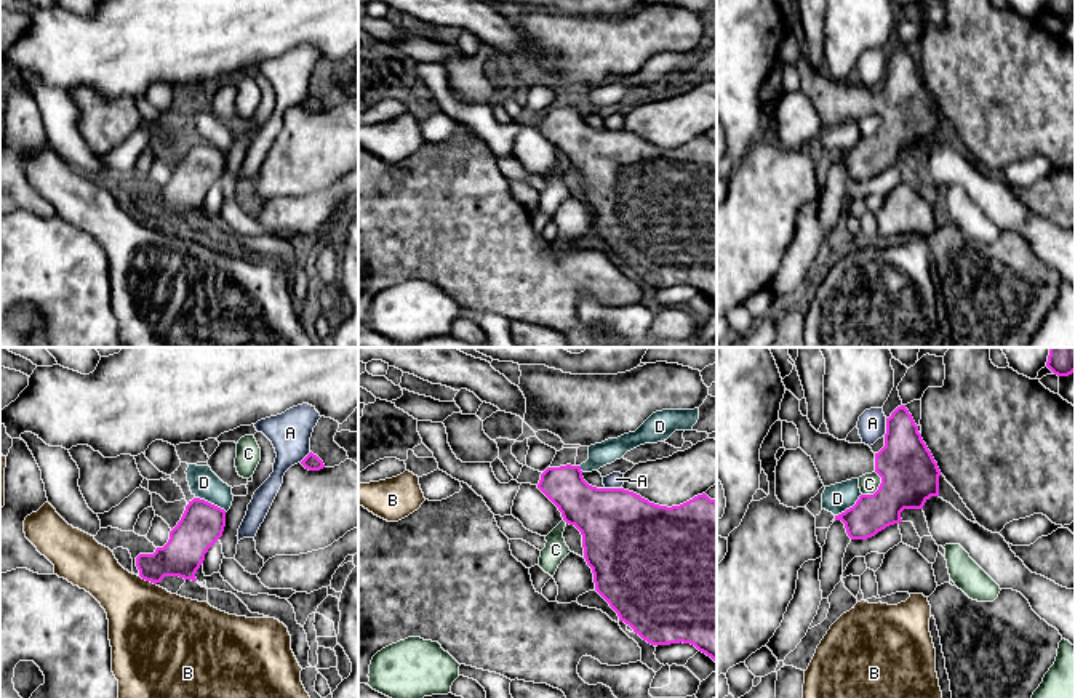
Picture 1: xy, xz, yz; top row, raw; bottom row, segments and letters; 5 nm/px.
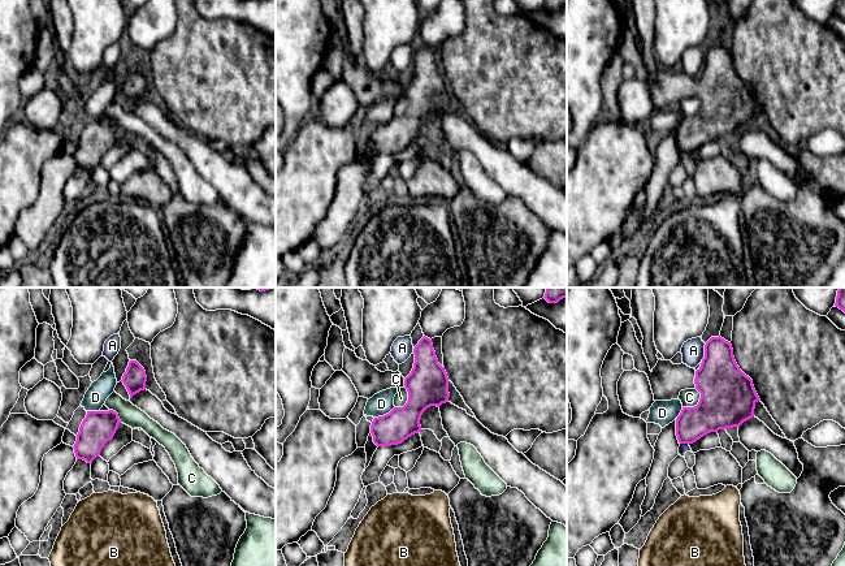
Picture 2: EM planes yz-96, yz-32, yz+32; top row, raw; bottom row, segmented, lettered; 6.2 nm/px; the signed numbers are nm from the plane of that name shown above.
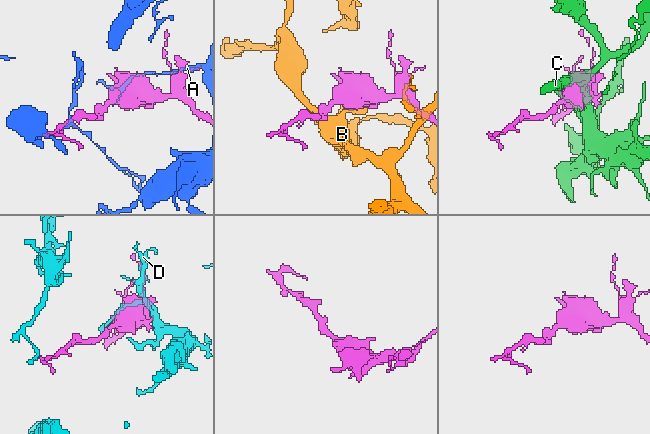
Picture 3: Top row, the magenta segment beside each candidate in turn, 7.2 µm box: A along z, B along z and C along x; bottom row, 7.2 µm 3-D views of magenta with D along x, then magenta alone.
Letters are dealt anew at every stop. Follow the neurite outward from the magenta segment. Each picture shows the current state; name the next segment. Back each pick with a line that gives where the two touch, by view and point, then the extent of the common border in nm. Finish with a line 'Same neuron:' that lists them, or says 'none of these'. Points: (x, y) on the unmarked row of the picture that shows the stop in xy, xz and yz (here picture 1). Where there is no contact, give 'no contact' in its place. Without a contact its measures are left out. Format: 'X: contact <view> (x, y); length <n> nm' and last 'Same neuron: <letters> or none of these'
Same neuron: none of these

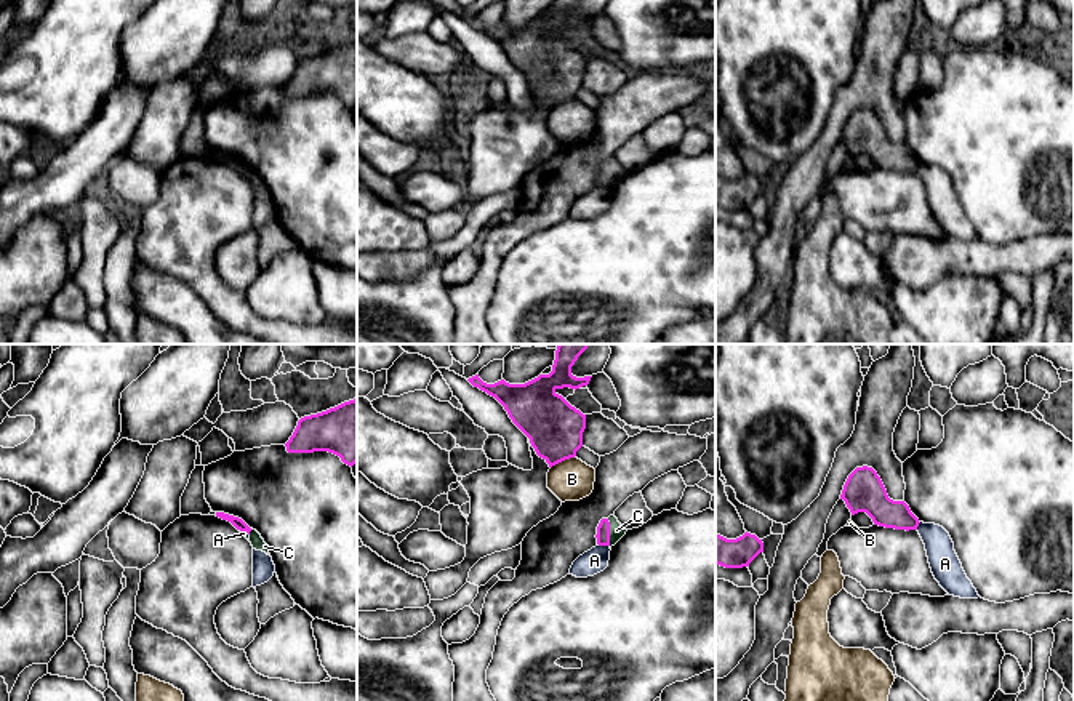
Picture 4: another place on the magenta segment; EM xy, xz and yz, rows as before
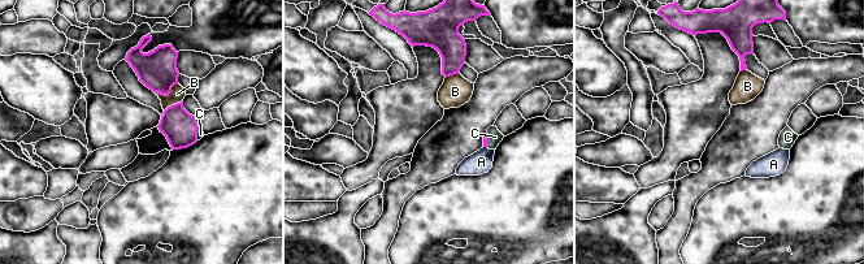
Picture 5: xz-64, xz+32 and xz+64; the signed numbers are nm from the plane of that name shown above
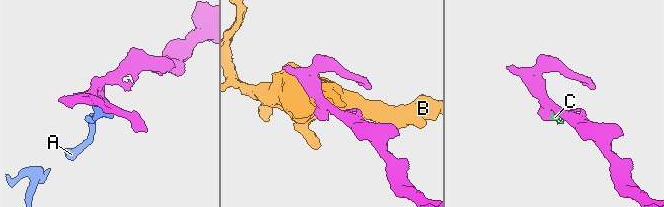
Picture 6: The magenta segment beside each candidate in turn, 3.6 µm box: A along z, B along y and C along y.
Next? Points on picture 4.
C: contact xz (609, 173); length 140 nm
Same neuron: C

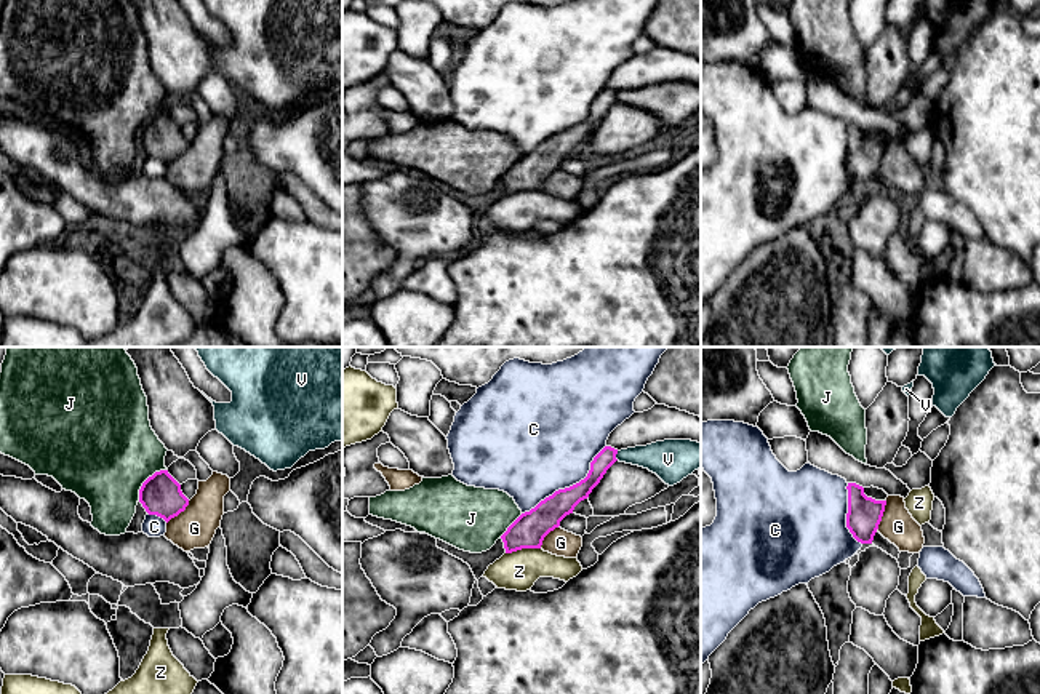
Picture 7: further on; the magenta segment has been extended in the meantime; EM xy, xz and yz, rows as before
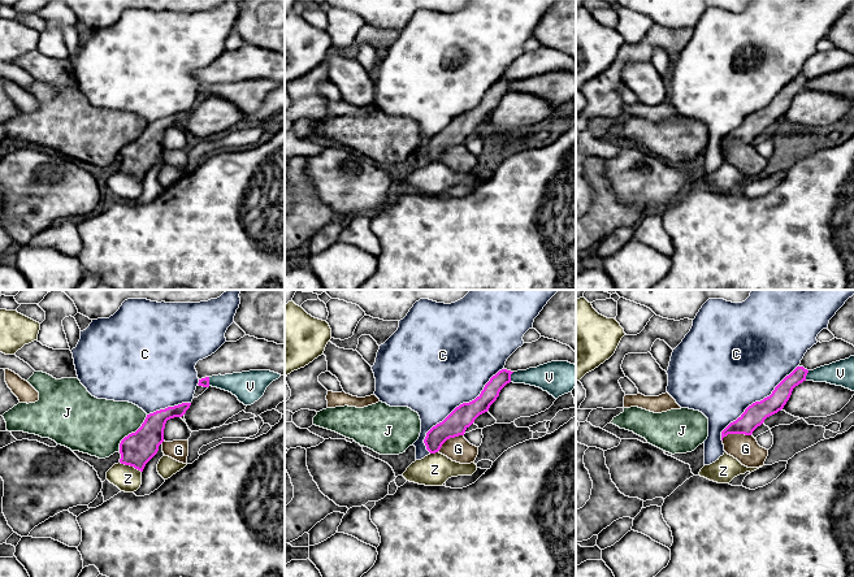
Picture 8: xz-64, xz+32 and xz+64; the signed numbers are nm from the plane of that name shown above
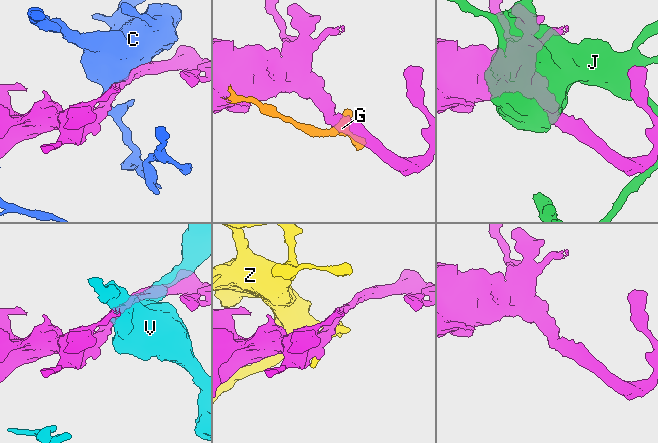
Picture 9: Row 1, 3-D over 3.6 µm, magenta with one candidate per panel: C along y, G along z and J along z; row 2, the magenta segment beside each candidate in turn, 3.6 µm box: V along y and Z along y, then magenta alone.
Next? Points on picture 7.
Same neuron: none of these

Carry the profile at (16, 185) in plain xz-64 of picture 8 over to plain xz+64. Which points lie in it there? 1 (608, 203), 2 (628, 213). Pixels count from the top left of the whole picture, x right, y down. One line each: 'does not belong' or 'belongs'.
1: does not belong
2: does not belong

